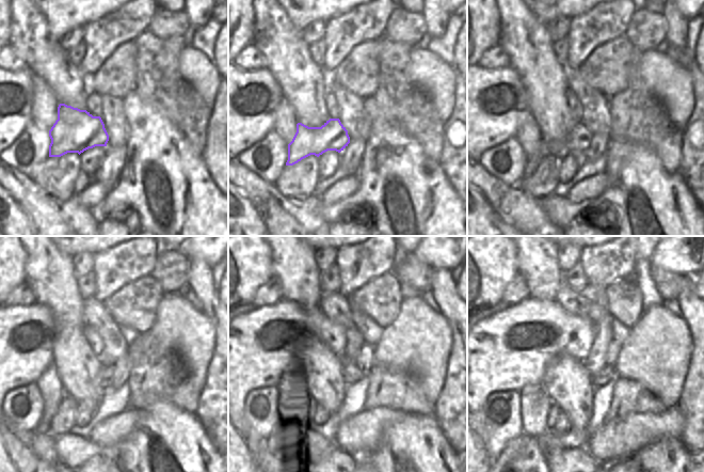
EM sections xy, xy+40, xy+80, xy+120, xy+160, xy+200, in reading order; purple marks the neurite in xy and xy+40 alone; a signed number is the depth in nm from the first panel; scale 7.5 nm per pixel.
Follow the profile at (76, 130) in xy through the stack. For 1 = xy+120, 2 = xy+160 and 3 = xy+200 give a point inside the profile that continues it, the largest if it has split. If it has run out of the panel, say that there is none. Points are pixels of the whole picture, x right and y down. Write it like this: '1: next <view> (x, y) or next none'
1: next xy+120 (106, 373)
2: next xy+160 (351, 374)
3: next xy+200 (607, 374)

